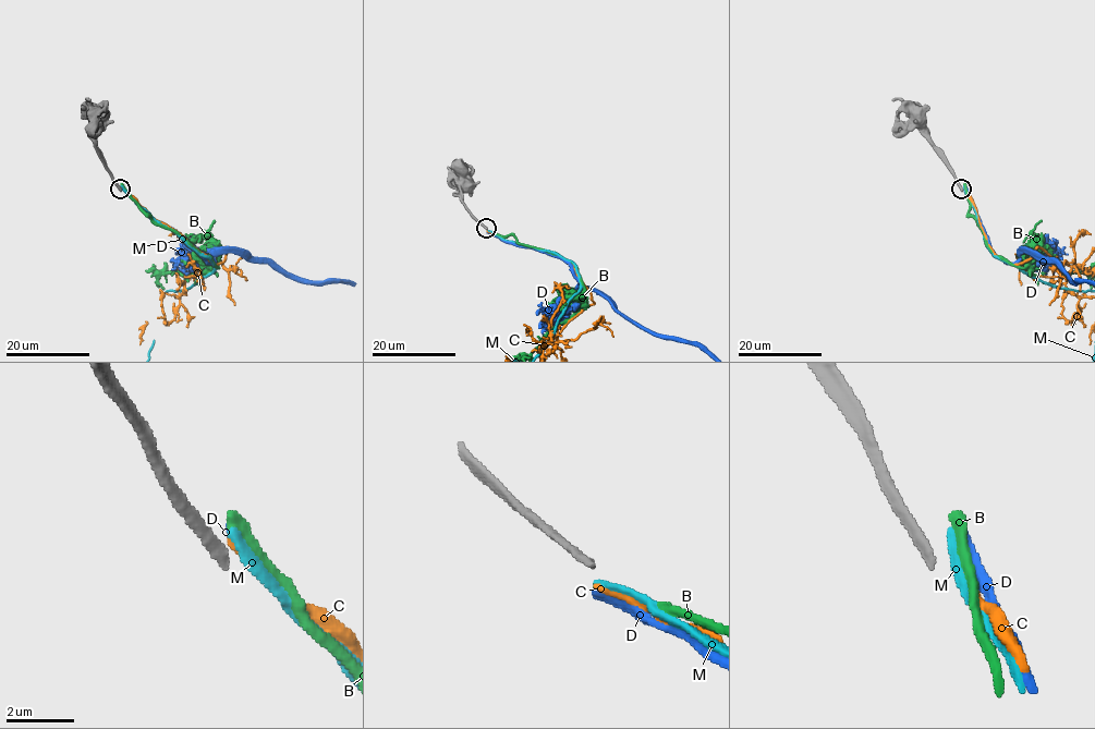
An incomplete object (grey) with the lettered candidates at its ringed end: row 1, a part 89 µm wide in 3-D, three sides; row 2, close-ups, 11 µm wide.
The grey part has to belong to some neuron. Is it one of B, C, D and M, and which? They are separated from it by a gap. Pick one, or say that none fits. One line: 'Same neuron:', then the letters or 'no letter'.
Same neuron: D

